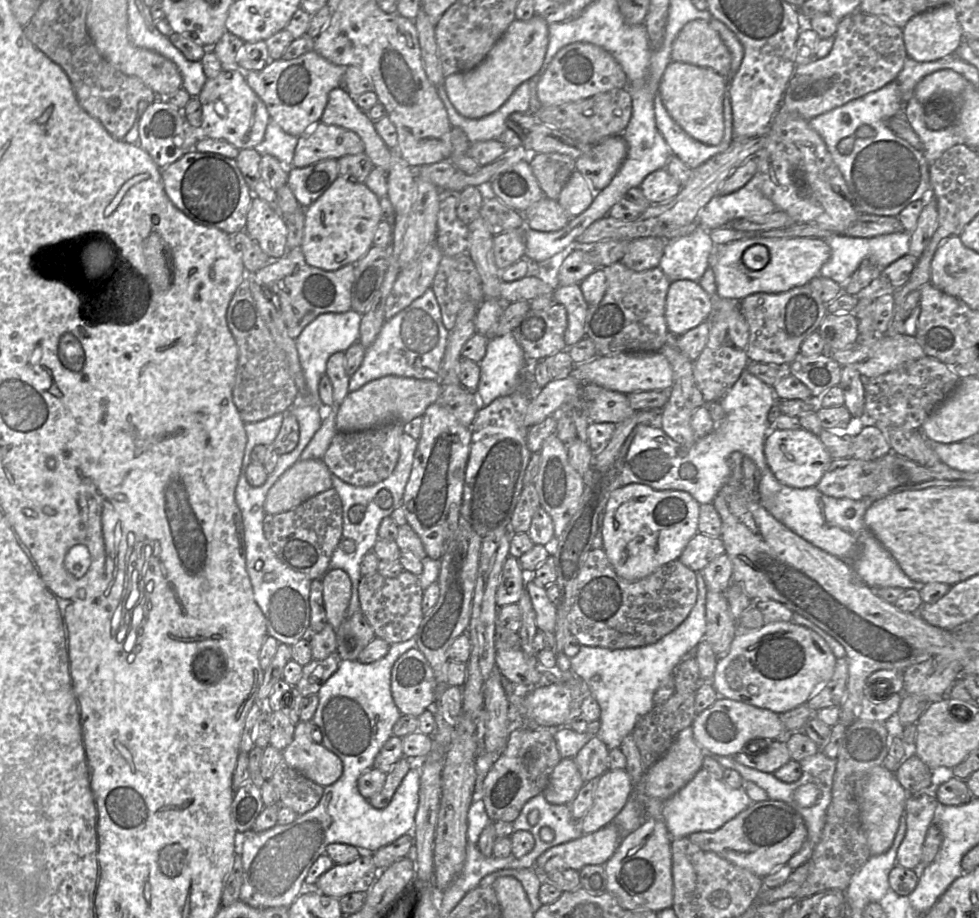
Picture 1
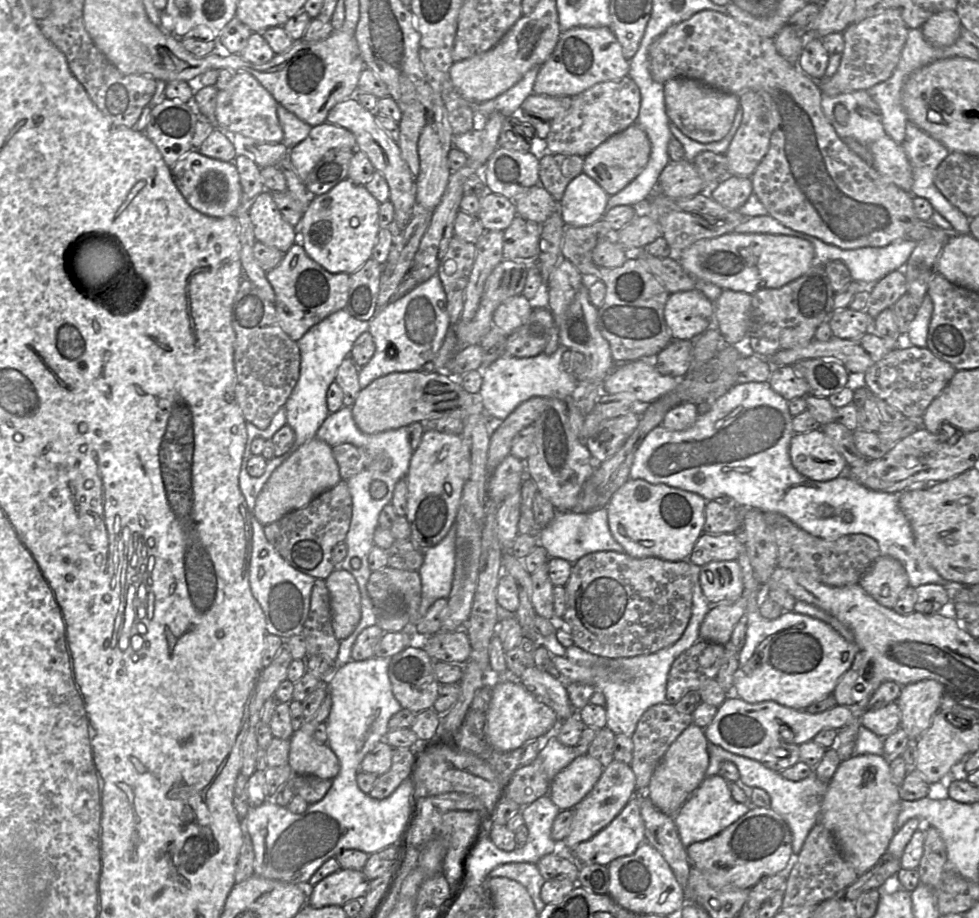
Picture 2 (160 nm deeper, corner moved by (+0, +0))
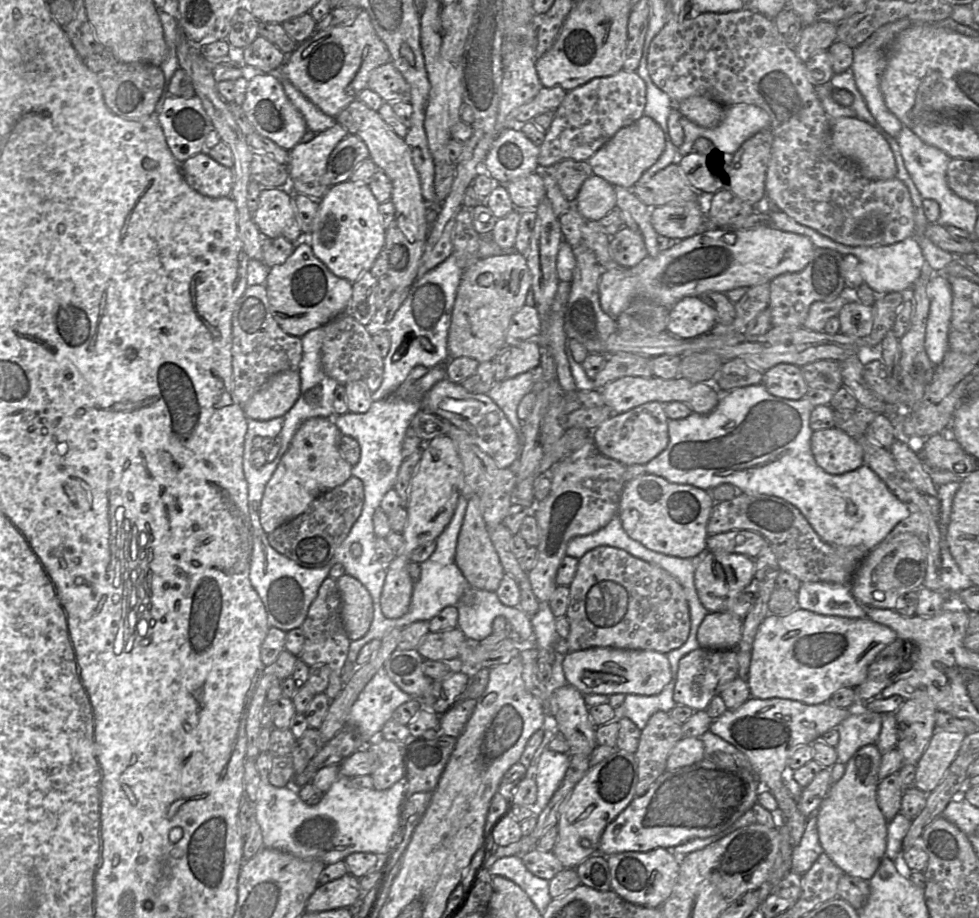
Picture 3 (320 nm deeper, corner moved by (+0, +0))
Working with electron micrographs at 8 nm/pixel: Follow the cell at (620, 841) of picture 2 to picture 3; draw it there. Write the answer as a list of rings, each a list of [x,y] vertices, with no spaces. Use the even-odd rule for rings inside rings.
[[[705,758],[689,766],[684,766],[670,771],[665,770],[642,796],[636,796],[630,804],[607,825],[600,839],[598,853],[604,856],[610,856],[612,854],[629,851],[648,852],[656,848],[669,849],[692,839],[707,838],[716,835],[731,826],[746,811],[752,809],[753,805],[757,802],[758,793],[762,788],[764,788],[763,785],[759,782],[753,772],[738,766],[731,768],[723,767]]]

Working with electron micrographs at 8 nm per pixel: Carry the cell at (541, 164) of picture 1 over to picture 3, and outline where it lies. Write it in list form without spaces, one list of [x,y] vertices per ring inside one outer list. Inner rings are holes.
[[[562,160],[553,167],[561,192],[570,203],[576,199],[584,181],[593,175],[587,161]]]

